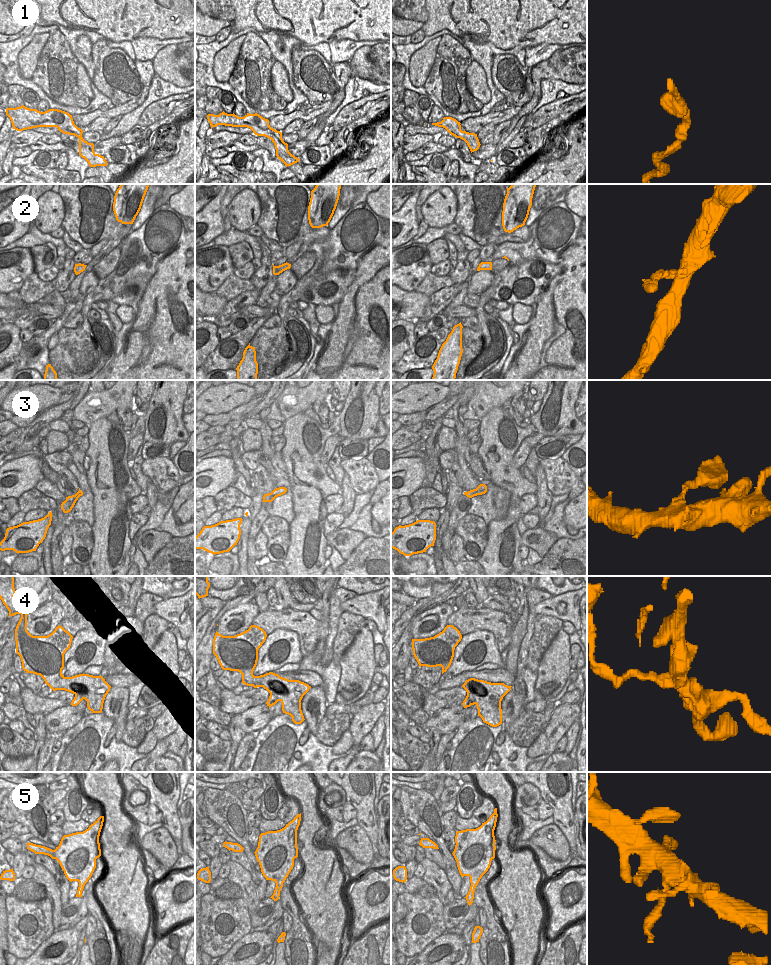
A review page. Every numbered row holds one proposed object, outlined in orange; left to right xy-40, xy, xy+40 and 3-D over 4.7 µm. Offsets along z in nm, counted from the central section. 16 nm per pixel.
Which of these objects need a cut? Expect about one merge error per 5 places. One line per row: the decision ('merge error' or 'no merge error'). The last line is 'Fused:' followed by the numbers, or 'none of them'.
1: no merge error
2: no merge error
3: no merge error
4: merge error
5: no merge error
Fused: 4

